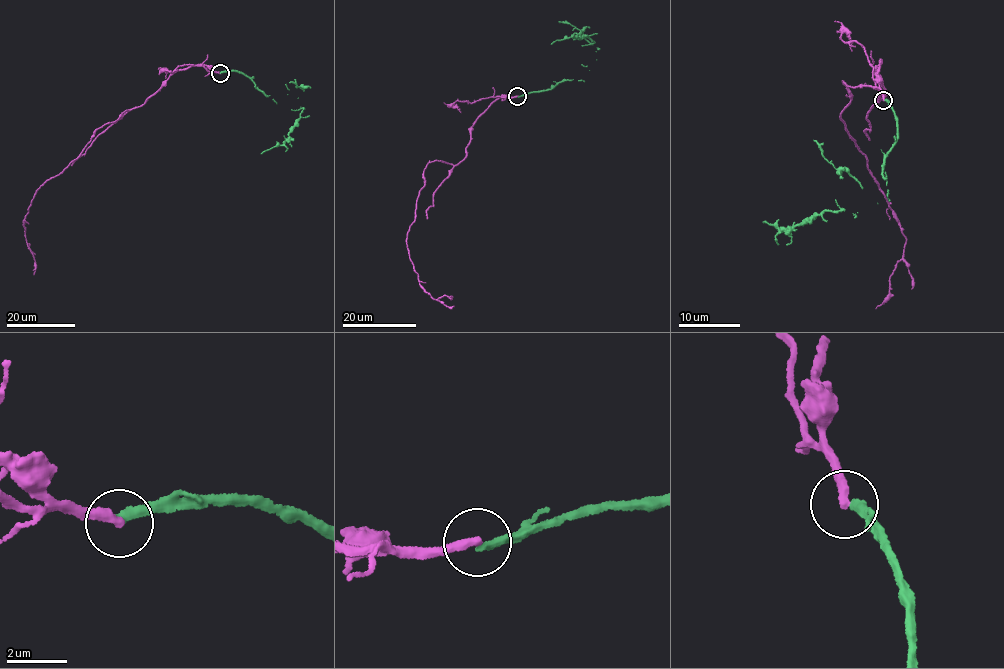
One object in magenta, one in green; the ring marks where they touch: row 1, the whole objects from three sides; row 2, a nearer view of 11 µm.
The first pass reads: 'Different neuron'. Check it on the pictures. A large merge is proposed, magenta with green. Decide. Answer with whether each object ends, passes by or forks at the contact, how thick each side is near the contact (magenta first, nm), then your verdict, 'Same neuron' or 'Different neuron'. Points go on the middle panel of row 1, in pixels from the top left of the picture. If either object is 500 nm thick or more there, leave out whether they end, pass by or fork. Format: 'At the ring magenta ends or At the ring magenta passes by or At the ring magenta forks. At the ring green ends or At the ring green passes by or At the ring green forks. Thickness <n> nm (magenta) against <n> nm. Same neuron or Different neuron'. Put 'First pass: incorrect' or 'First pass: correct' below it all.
At the ring magenta ends. At the ring green ends. Thickness 320 nm (magenta) against 260 nm. Different neuron
First pass: correct

